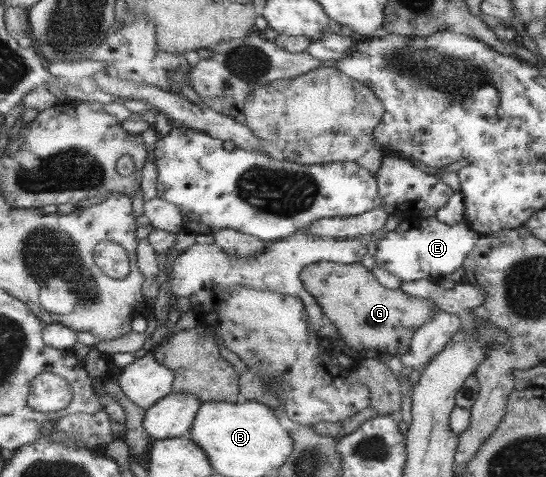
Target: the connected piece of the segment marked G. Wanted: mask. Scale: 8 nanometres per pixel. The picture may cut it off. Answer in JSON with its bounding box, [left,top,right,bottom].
[299,261,437,361]

